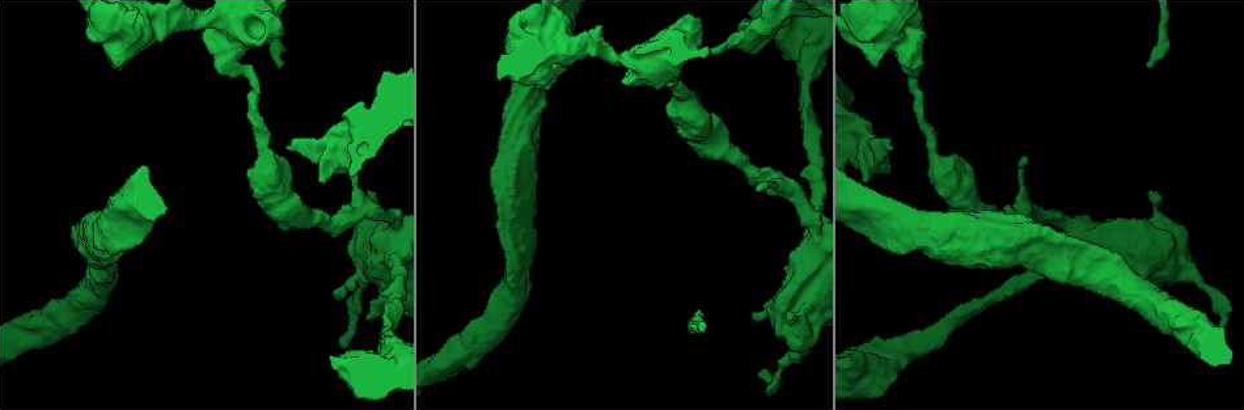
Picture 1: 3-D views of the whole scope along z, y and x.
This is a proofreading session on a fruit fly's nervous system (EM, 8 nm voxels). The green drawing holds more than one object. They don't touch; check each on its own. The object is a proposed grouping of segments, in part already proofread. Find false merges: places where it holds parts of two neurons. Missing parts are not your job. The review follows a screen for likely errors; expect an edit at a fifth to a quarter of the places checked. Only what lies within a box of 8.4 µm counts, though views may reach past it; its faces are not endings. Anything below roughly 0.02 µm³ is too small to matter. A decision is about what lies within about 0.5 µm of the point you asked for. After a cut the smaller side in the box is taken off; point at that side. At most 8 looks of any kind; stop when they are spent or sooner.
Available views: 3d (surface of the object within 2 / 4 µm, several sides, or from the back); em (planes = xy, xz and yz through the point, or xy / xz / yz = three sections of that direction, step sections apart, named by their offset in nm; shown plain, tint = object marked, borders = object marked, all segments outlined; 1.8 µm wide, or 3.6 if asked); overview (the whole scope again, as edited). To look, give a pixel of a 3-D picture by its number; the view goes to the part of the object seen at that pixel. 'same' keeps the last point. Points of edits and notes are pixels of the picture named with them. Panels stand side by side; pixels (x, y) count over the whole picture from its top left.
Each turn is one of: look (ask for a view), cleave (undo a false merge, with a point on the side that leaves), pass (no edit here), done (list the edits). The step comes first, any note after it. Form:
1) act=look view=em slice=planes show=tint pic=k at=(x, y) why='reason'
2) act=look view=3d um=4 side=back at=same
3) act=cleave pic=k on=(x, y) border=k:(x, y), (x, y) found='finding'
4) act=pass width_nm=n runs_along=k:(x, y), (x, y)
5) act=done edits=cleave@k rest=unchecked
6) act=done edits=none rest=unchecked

act=look view=em um=3.6 slice=yz step=16 show=tint pic=1 at=(641, 69) why='sharp bend'

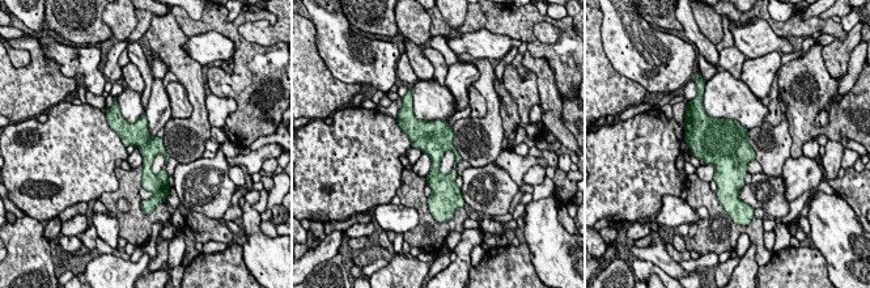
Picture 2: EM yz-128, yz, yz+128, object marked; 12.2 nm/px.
act=look view=em um=3.6 slice=planes show=tint at=same

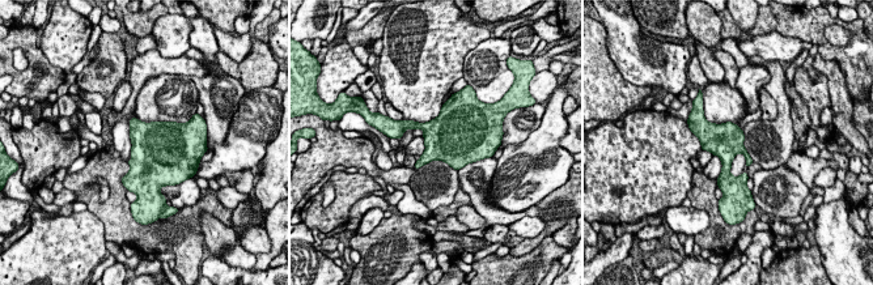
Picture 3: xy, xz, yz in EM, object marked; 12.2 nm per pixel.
act=pass width_nm=420 found='continuous, no second neuron'

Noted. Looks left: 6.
act=look view=3d um=4 side=back pic=1 at=(1021, 248) why='calibre changes'

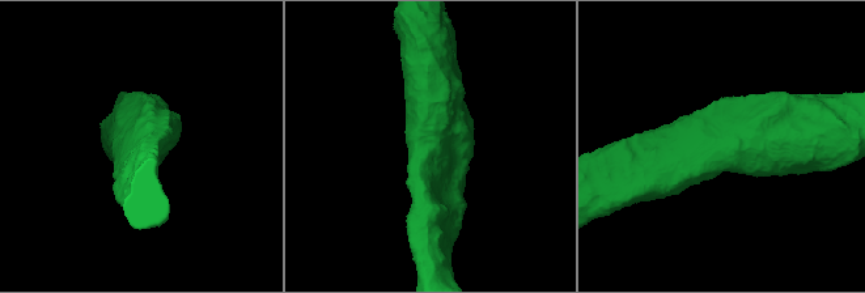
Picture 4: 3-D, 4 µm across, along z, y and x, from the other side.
act=look view=em um=3.6 slice=yz step=8 show=tint pic=4 at=(725, 147)

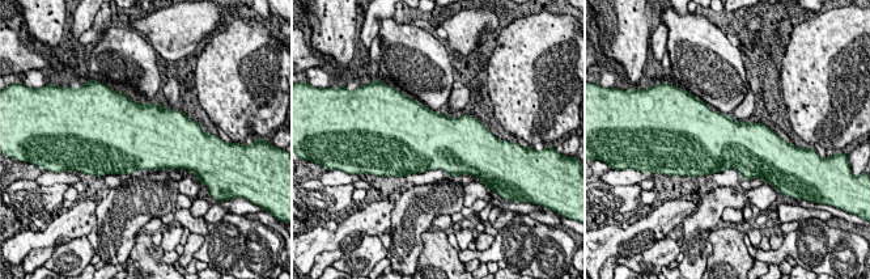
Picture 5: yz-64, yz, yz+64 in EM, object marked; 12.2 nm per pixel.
act=look view=em um=3.6 slice=xz step=16 show=tint at=same

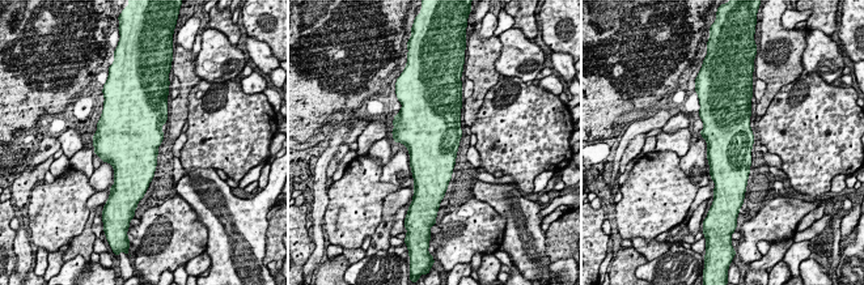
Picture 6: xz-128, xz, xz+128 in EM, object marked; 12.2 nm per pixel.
act=pass width_nm=550 found='one neuron here'

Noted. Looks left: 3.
act=look view=em slice=planes show=tint pic=1 at=(144, 234) why='touches itself'

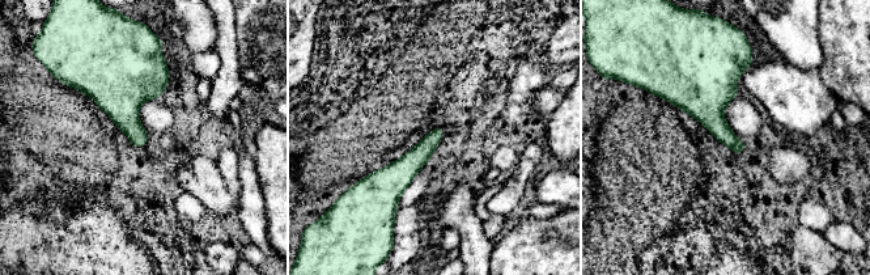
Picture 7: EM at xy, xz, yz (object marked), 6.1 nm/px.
act=pass found='all the same neuron'

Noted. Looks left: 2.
act=done edits=none rest=unchecked

